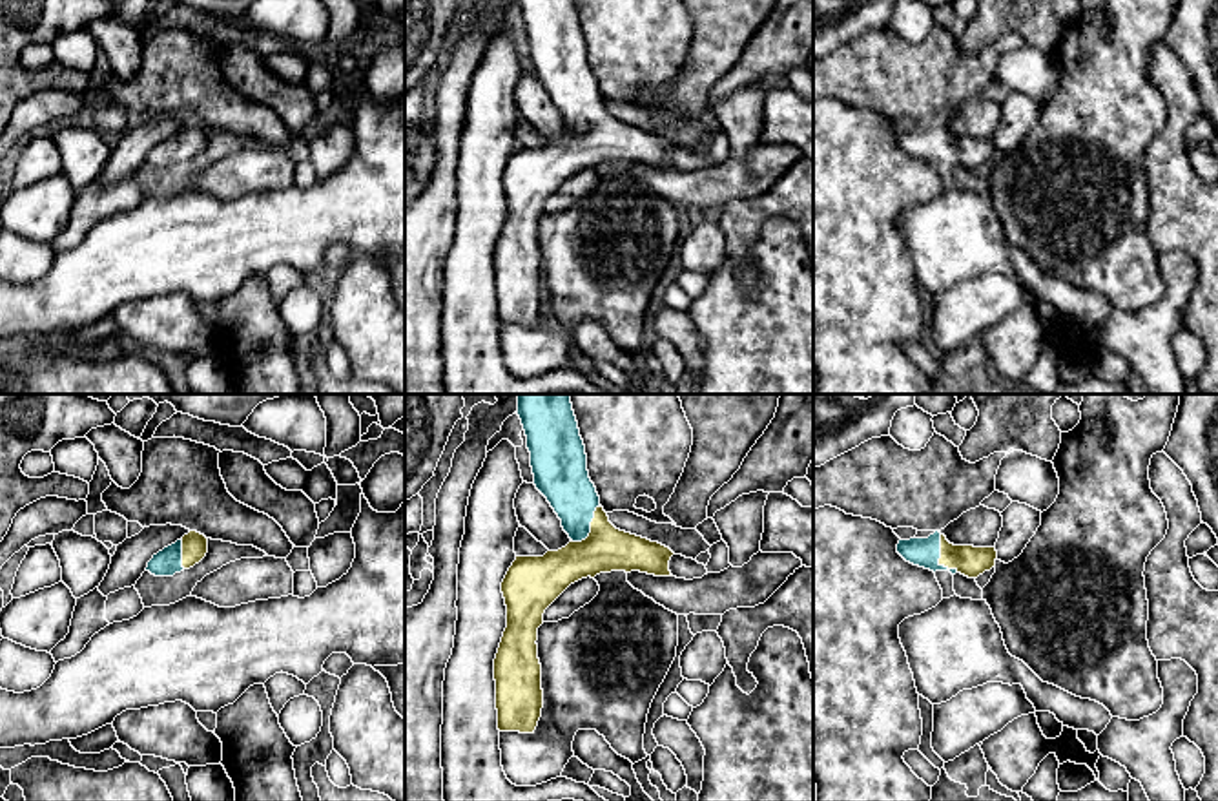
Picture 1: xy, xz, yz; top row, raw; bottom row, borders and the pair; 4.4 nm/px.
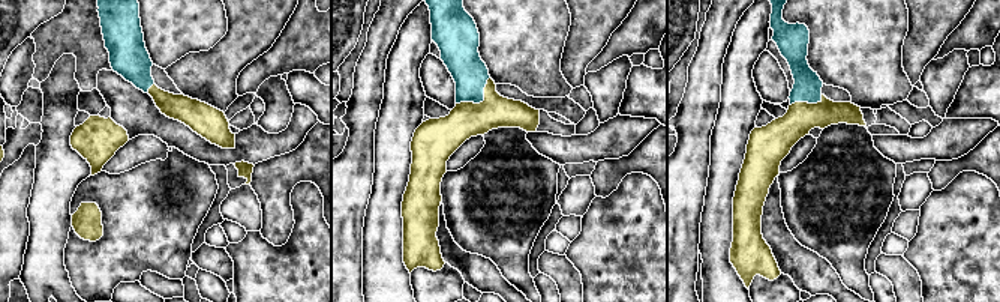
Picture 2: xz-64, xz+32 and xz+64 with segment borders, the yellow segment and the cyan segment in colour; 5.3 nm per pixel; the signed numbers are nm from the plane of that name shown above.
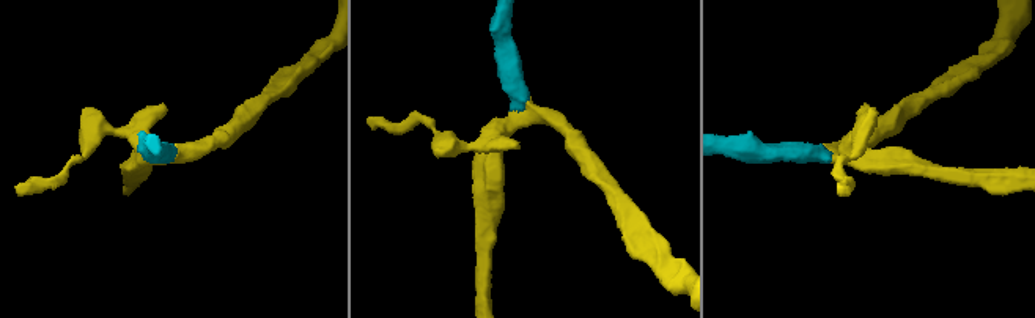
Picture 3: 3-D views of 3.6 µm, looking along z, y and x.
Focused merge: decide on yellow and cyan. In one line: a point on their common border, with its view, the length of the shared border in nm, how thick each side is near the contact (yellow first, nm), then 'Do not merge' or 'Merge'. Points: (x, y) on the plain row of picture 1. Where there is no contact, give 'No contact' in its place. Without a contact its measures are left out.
Touches yellow at yz (939, 150). Shared border 190 nm. Thickness 140 nm (yellow) against 130 nm. Merge

